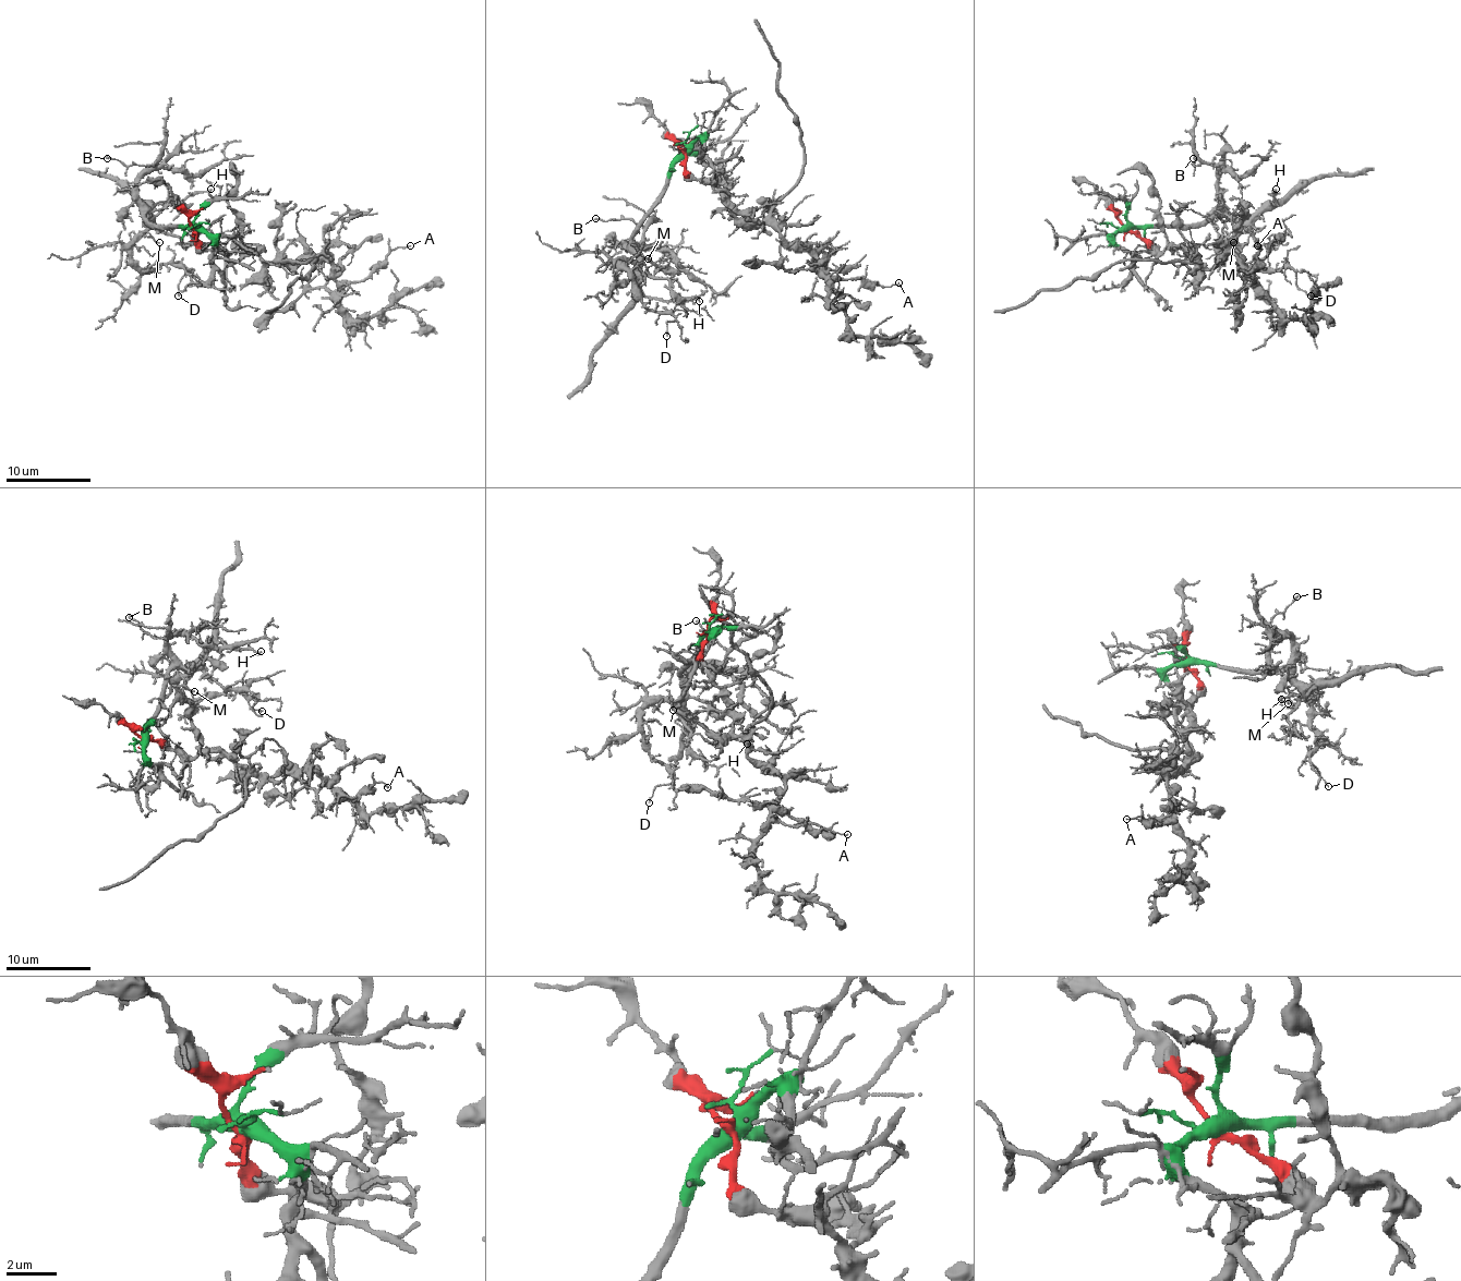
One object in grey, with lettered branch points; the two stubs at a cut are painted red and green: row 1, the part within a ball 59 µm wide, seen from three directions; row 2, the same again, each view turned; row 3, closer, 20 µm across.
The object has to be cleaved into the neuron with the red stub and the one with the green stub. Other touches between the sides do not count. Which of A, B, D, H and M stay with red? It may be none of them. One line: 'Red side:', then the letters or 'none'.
Red side: A

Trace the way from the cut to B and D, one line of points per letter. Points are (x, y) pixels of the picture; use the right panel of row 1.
B: (1126, 228), (1198, 226), (1220, 207), (1218, 170), (1211, 164), (1194, 166), (1196, 159), (1192, 158)
D: (1126, 228), (1198, 226), (1229, 215), (1240, 228), (1240, 260), (1247, 268), (1289, 264), (1296, 286), (1309, 297)

